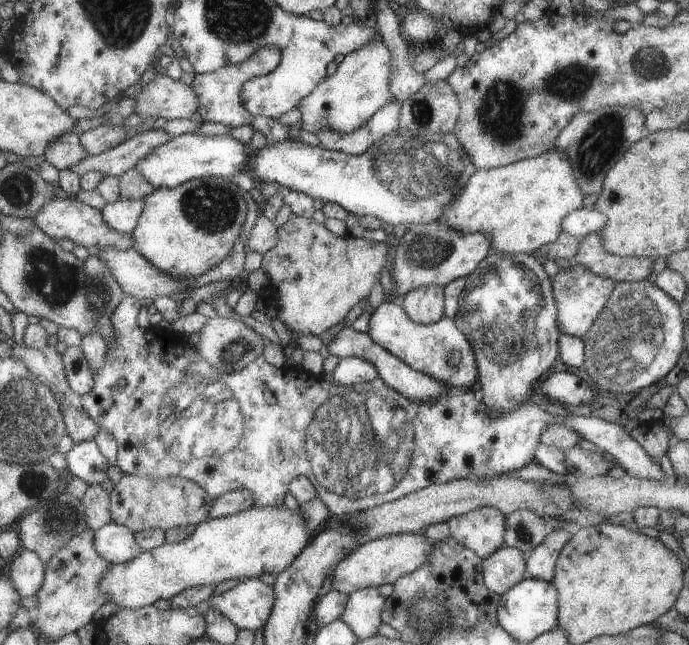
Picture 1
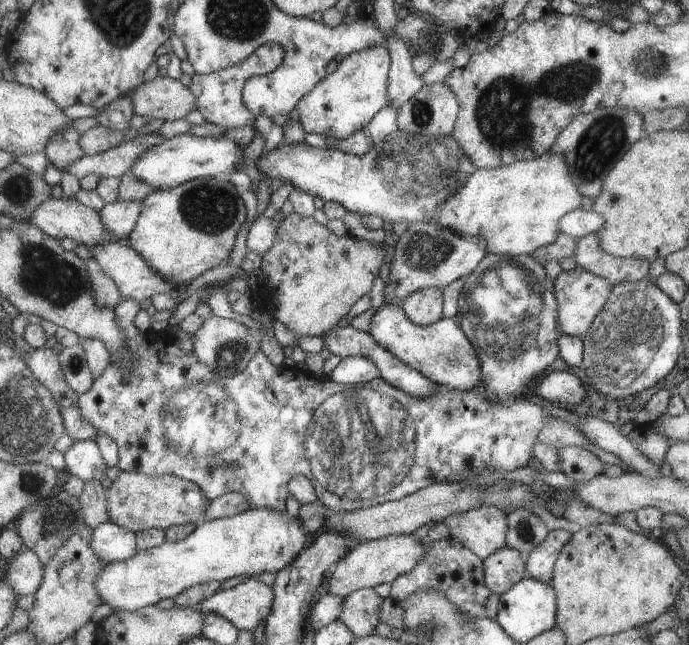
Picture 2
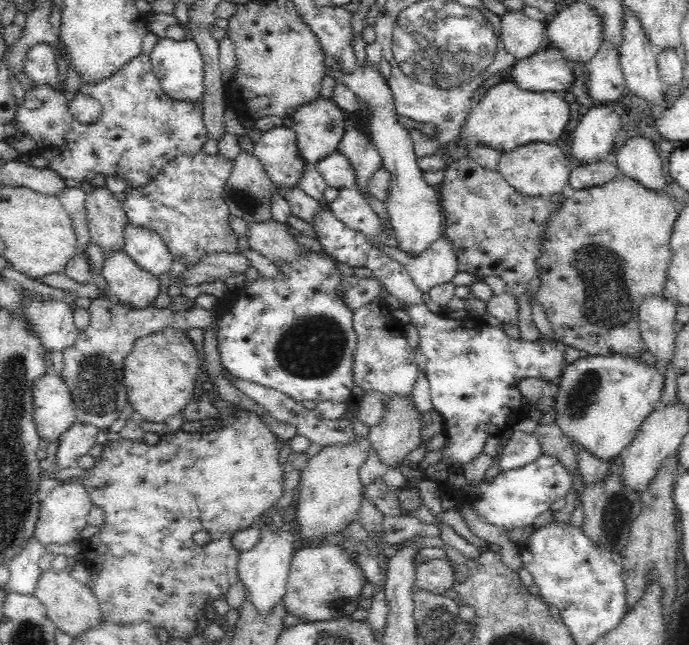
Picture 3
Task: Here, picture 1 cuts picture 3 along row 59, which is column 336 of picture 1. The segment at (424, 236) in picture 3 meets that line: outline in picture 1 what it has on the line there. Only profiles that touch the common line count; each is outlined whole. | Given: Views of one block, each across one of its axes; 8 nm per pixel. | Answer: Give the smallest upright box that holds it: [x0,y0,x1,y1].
[332,357,378,389]

